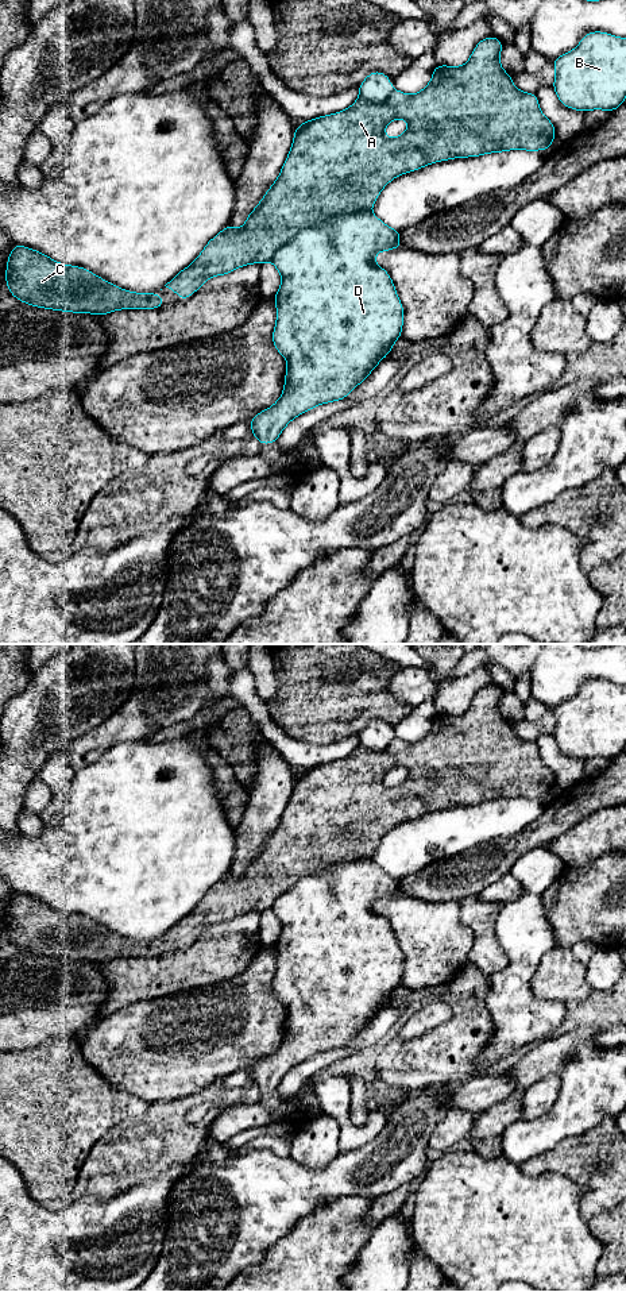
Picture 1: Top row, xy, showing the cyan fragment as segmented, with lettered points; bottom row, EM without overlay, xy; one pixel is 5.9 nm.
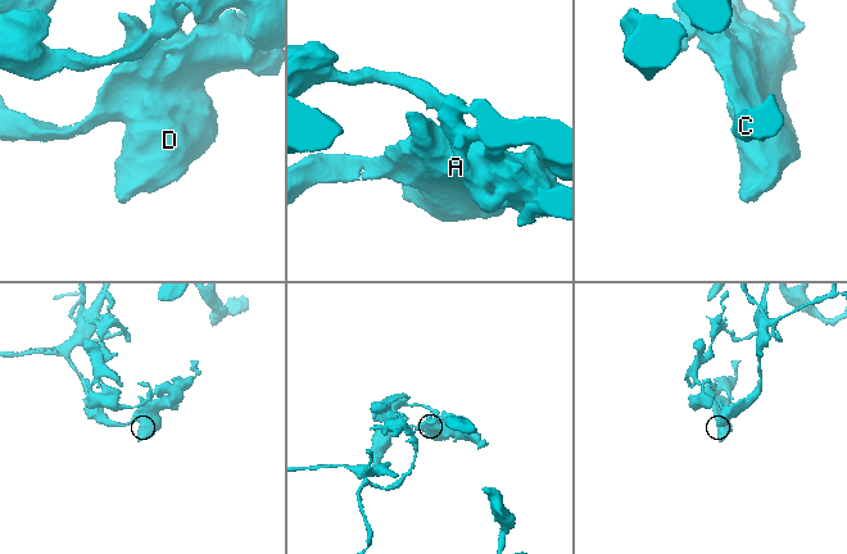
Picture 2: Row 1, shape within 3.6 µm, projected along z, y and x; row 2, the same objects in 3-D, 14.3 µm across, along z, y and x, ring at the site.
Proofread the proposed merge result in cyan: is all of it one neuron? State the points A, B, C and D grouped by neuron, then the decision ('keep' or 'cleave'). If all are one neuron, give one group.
groups A C / B D; cleave

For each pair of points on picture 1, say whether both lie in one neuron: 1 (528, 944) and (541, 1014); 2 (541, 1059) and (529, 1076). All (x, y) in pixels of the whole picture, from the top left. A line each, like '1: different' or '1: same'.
1: same
2: same

